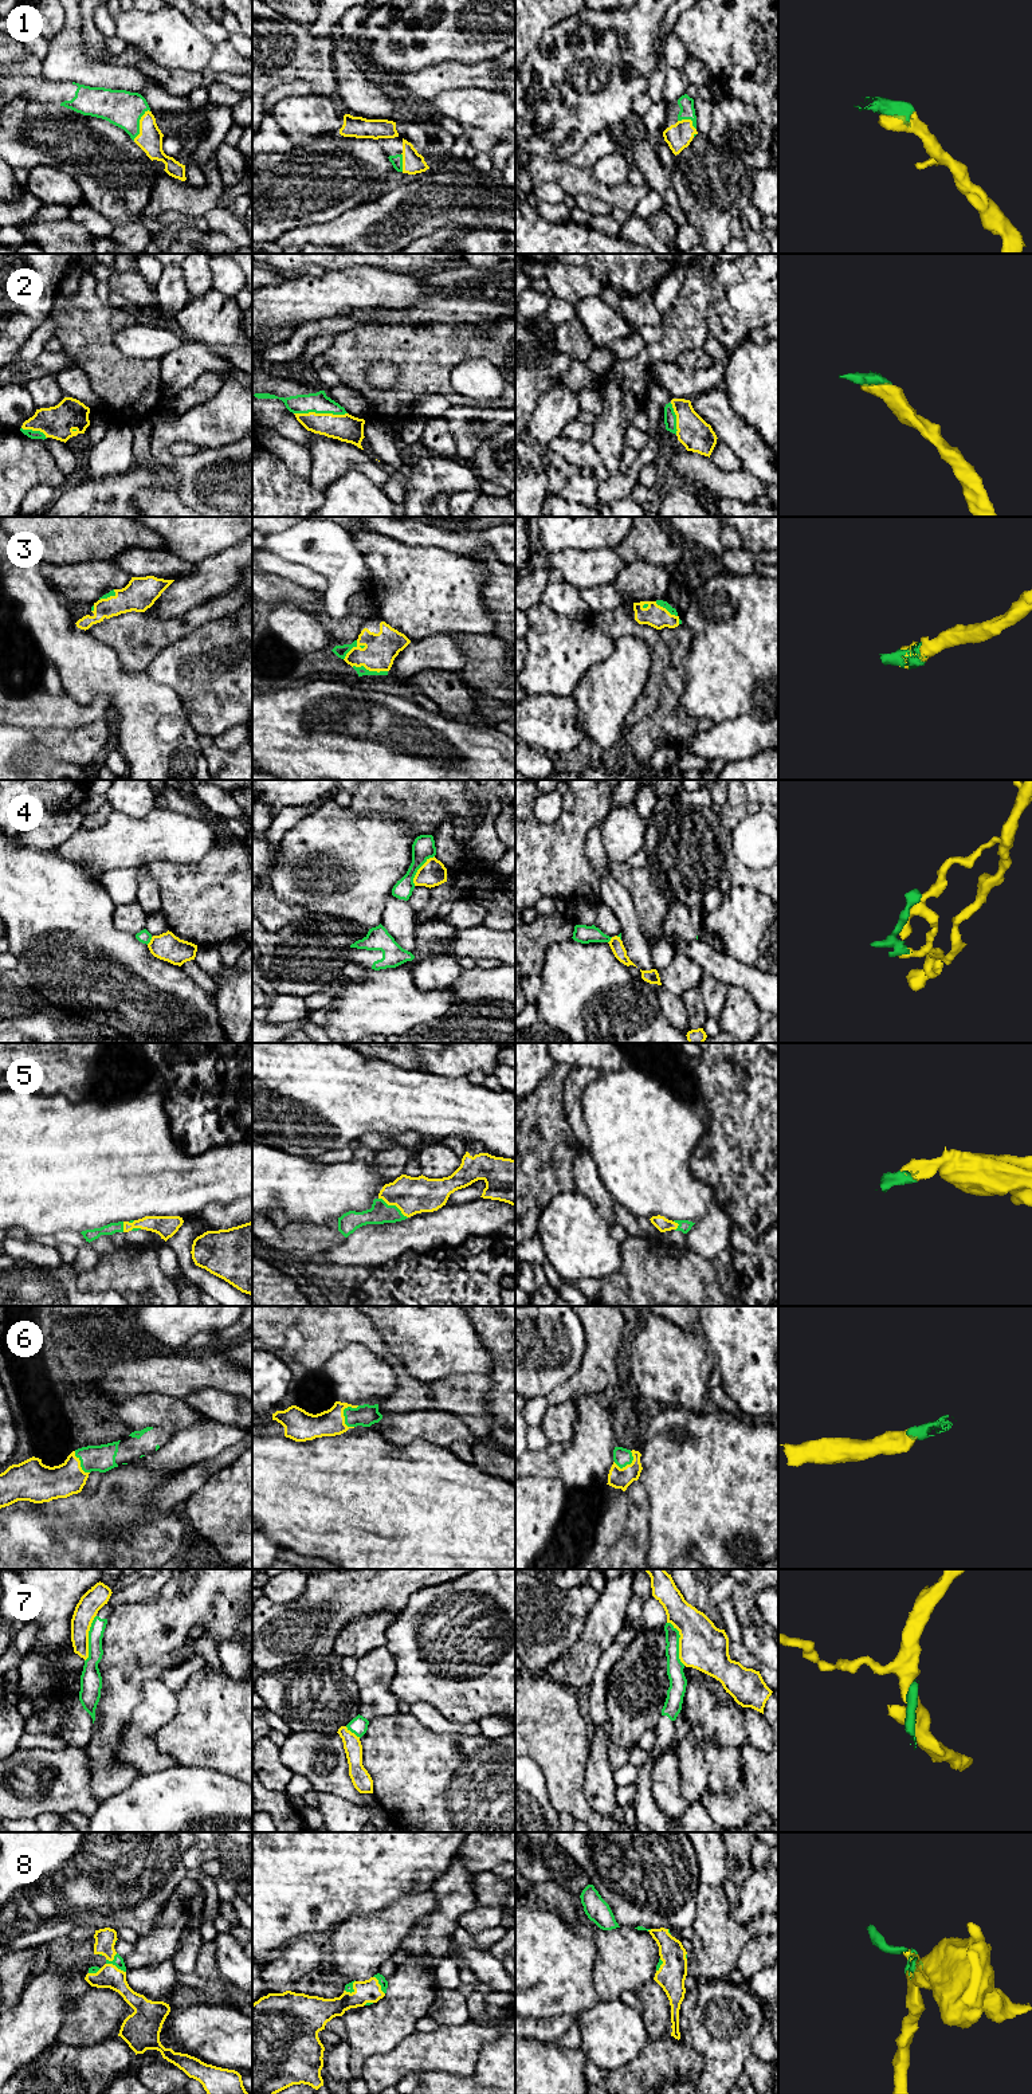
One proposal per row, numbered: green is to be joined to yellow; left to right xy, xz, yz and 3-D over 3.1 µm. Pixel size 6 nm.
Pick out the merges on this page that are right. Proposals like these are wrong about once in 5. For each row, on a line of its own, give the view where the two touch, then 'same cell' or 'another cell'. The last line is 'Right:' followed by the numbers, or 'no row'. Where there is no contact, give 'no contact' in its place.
1: xy | same cell
2: xz | same cell
3: xz | same cell
4: xz | another cell
5: xz | same cell
6: xz | same cell
7: yz | another cell
8: xy | same cell
Right: 1, 2, 3, 5, 6, 8

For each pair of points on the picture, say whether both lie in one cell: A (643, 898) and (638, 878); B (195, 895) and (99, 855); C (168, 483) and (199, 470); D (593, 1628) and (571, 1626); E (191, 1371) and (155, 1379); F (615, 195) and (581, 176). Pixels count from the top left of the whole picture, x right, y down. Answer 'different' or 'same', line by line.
A: same
B: different
C: different
D: different
E: same
F: same

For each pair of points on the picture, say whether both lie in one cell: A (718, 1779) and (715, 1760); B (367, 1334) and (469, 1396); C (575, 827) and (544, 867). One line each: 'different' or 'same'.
A: same
B: same
C: same

